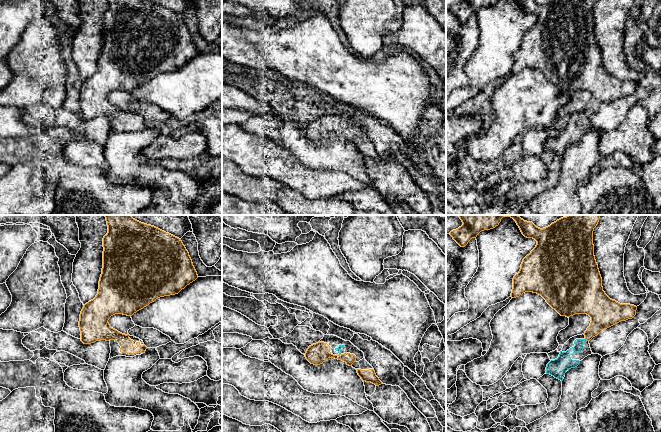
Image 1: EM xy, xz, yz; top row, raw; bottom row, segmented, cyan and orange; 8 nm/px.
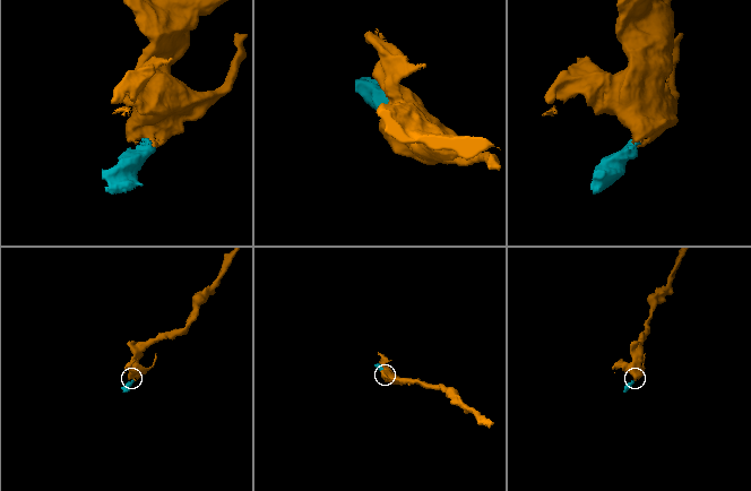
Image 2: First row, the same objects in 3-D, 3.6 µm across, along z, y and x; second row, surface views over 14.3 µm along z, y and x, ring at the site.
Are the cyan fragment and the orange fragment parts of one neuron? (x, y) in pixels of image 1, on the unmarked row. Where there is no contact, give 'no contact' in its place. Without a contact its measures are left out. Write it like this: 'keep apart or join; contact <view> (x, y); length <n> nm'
join; no contact

